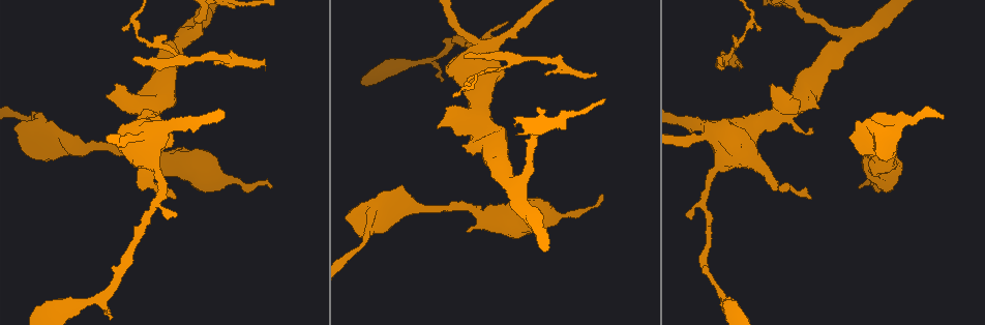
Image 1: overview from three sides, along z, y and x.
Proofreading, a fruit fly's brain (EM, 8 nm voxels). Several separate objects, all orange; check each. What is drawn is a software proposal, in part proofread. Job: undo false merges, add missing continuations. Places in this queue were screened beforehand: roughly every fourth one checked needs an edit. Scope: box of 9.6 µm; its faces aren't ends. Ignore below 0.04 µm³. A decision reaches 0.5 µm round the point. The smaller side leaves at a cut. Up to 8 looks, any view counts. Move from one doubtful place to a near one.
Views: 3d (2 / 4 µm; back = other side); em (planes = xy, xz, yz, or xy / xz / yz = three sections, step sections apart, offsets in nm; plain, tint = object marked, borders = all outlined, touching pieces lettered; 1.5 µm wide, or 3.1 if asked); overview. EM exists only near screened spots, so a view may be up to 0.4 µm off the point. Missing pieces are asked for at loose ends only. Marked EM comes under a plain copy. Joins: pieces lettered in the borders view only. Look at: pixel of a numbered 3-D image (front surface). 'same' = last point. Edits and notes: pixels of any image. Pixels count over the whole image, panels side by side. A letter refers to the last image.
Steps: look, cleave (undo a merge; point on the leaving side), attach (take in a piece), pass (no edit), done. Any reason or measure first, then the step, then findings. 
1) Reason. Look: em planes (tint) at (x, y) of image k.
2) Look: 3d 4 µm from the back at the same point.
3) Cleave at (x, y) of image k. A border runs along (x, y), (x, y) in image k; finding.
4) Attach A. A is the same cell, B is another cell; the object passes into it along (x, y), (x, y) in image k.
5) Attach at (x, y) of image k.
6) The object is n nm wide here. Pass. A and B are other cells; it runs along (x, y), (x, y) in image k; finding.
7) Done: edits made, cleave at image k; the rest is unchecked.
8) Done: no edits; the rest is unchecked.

Branch stops here. Look: em planes (borders) at (602, 194) of image 1.

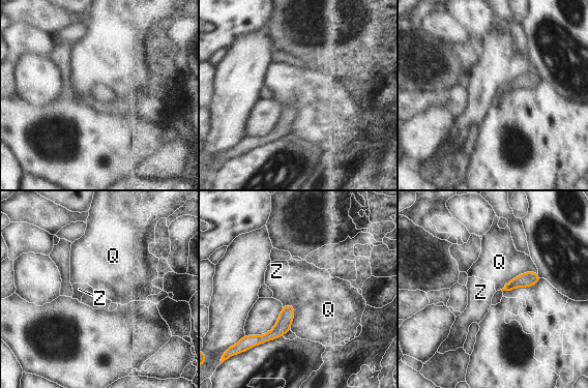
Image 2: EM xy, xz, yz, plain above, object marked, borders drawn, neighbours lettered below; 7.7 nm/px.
Pass. Q and Z are other cells; none of them fits.

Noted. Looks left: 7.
Look: 3d 2 µm at (739, 63) of image 1.

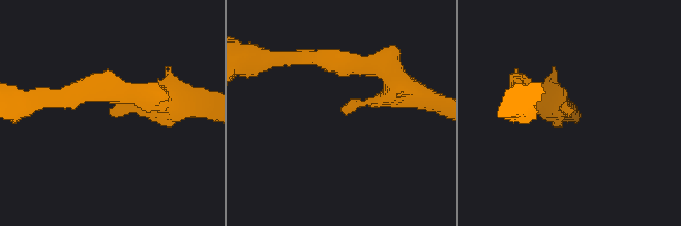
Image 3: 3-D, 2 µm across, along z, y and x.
Look: em xz step 4 (tint) at (567, 115) of image 3.

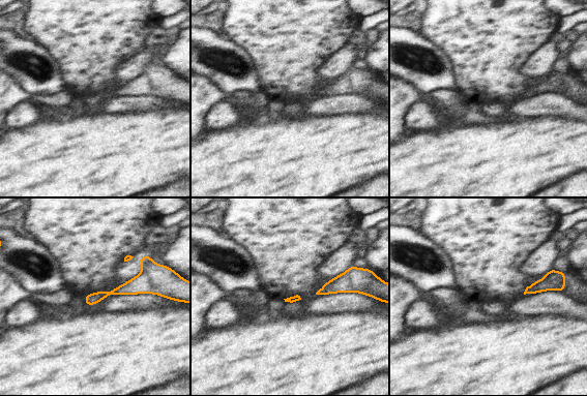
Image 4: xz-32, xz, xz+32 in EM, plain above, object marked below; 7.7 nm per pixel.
Look: em xz step 4 (borders) at the same point.

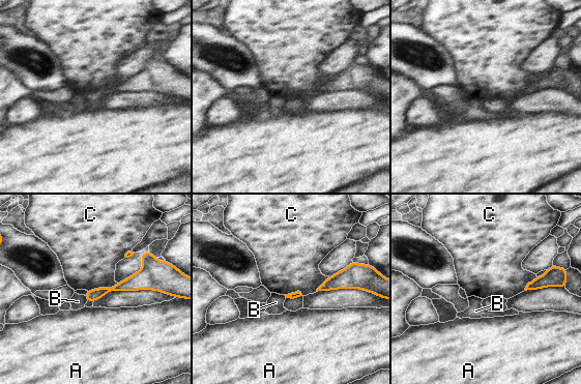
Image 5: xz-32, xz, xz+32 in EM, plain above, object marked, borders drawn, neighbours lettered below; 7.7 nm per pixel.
The longest contact is with C, 240 nm. Pass. A, B and C are other cells; none of them fits.

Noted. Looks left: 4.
Look: 3d 2 µm at (408, 65) of image 1.

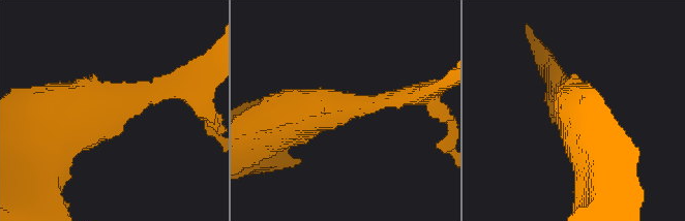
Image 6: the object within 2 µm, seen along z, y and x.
The arms are 160, 420 nm wide; need the tissue. Look: em planes (tint) at (347, 106) of image 6.

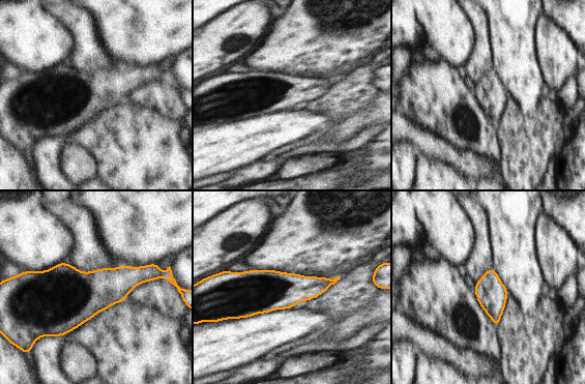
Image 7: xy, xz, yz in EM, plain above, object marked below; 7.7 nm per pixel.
Look: em planes (borders) at the same point.

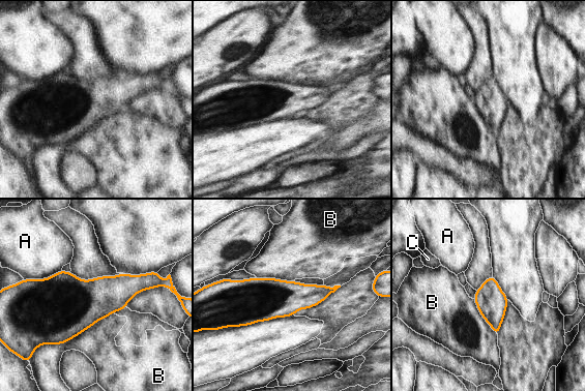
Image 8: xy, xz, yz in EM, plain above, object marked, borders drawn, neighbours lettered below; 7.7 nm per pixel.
The object is 240 nm wide here. Pass. A, B and C are other cells; continuous, no second neuron.

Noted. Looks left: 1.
Done: no edits; the rest is unchecked.

